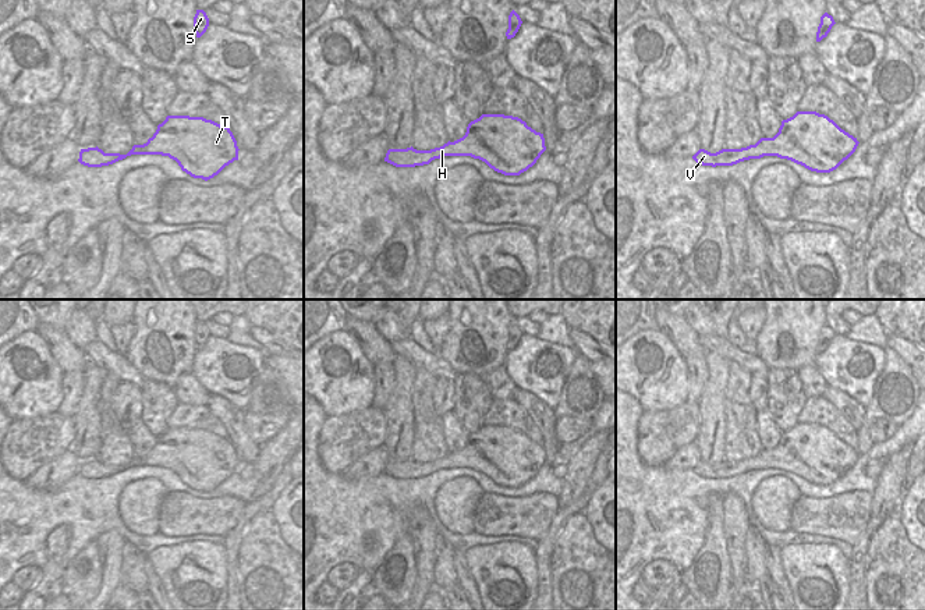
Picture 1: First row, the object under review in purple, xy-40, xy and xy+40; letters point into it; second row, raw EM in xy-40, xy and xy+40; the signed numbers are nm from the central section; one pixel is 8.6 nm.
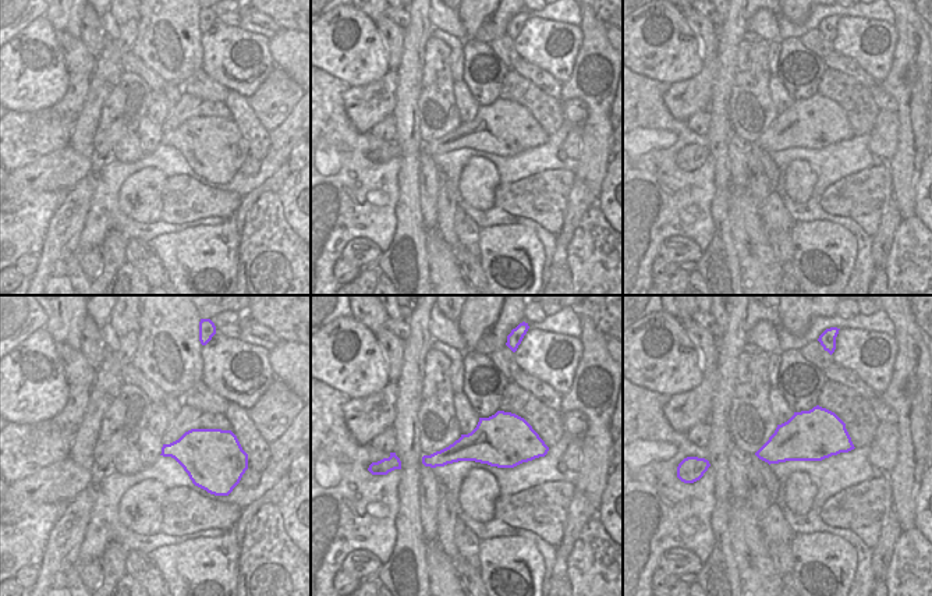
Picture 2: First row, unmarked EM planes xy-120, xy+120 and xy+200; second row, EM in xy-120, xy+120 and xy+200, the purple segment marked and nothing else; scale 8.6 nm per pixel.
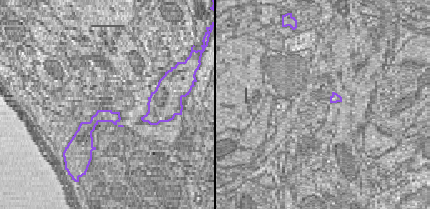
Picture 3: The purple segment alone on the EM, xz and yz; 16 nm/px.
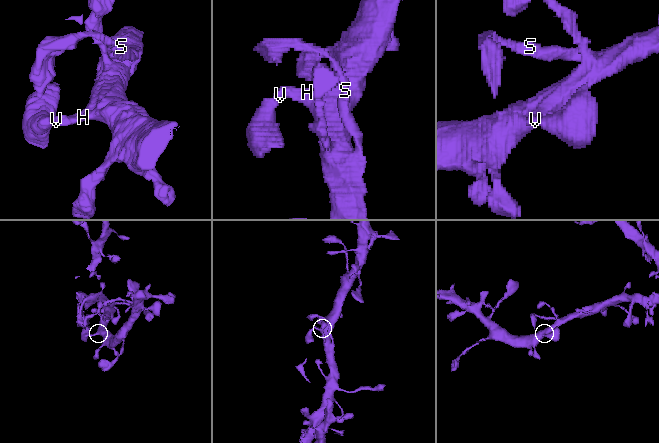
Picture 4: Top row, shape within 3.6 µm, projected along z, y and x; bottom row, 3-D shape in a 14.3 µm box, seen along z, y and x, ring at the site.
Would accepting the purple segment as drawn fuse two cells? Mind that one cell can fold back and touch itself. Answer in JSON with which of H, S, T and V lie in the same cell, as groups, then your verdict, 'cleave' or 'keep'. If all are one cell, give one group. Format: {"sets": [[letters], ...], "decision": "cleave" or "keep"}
{"sets": [["H", "S", "T", "V"]], "decision": "keep"}

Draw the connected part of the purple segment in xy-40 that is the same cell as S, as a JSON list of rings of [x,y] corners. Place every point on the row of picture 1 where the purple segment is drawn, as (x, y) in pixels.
[[[196,10],[196,14],[194,17],[194,31],[196,33],[196,38],[201,38],[209,26],[209,18],[203,10]]]

